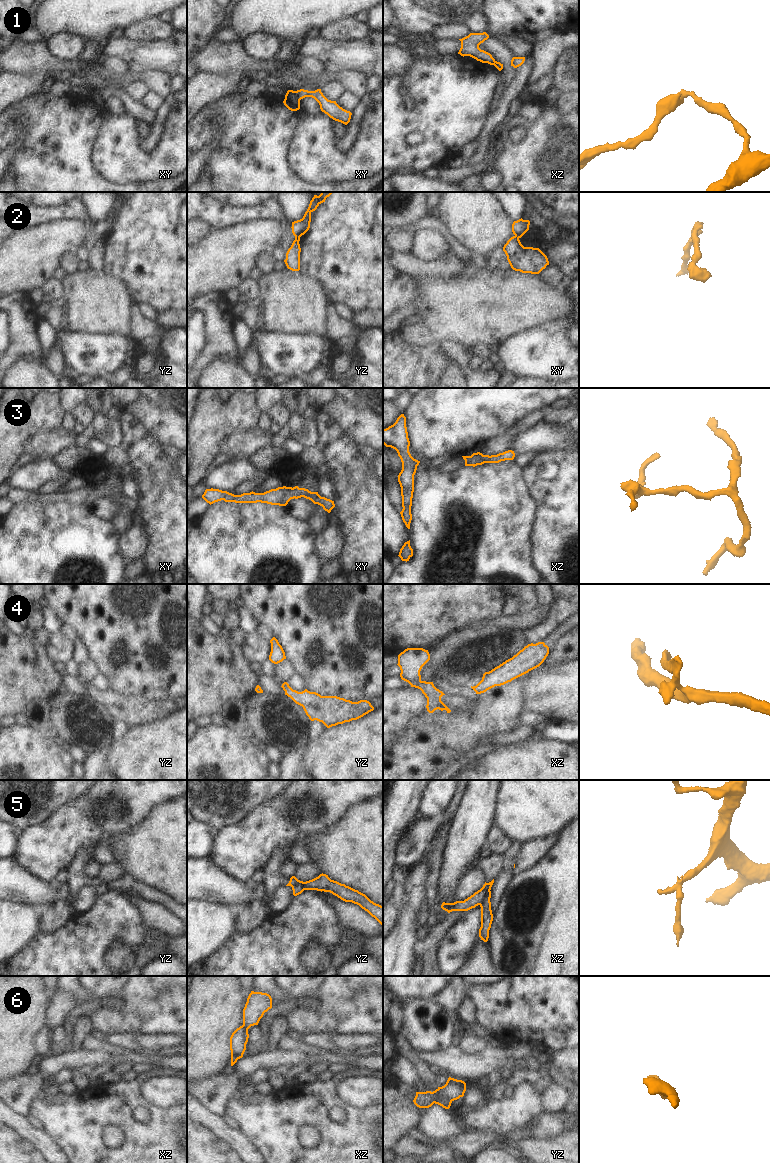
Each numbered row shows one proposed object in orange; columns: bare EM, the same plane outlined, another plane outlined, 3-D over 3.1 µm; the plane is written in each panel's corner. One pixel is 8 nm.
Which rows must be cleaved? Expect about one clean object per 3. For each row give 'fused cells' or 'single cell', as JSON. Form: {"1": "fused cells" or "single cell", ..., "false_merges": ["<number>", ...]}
{"1": "fused cells", "2": "fused cells", "3": "single cell", "4": "single cell", "5": "fused cells", "6": "single cell", "false_merges": ["1", "2", "5"]}

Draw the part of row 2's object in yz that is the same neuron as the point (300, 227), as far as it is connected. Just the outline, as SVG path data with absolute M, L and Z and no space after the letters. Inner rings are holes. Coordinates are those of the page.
M321 192L319 196L314 195L303 218L292 222L291 228L295 238L301 237L309 230L311 222L311 213L315 211L321 203L325 202L326 198L329 197L331 194L332 192Z

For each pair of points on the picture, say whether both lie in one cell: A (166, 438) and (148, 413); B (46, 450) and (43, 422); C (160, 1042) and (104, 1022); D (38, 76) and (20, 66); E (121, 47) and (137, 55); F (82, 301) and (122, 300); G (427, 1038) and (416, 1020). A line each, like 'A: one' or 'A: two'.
A: one
B: two
C: two
D: two
E: one
F: one
G: one

